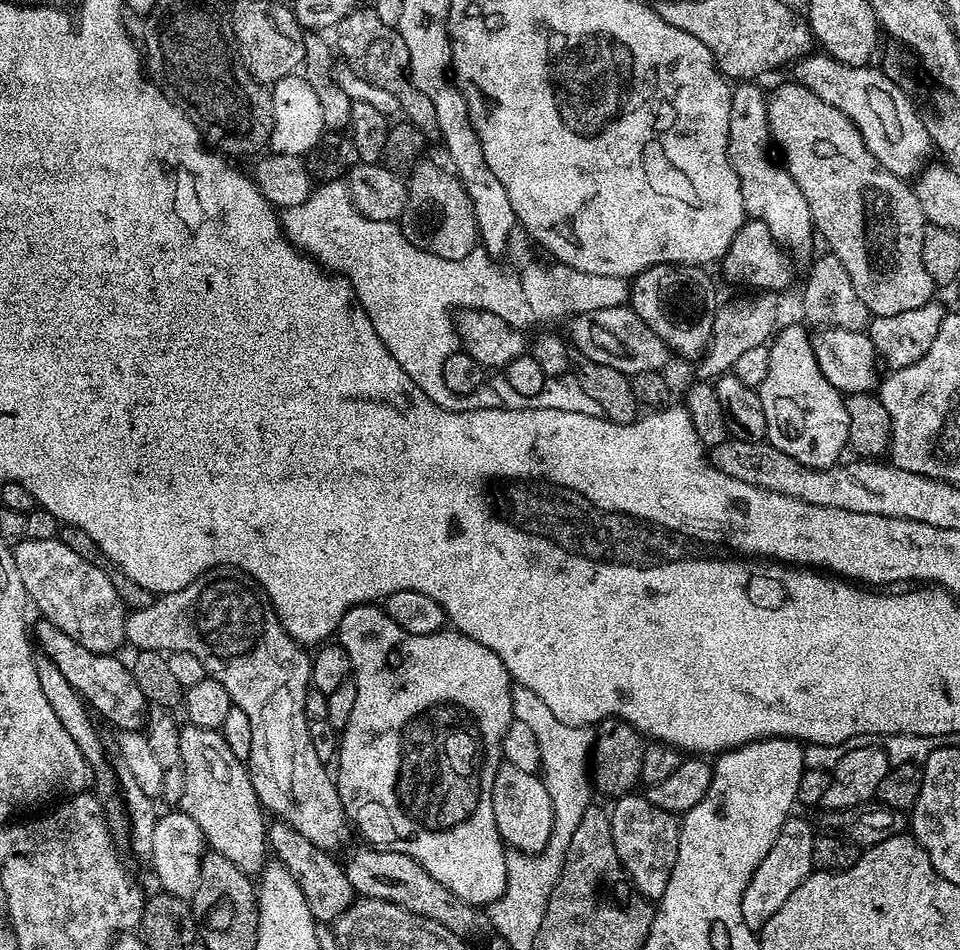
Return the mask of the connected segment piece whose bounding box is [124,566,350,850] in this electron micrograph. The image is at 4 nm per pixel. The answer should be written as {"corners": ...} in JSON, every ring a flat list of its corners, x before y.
{"corners":[[221,566,219,568,211,568,209,572,204,572,200,575,194,582,190,582,190,586,182,586,182,590,174,590,173,592,165,592,159,598,153,599,153,602,150,606,146,606,145,608,138,608,127,613,128,621,126,622,126,634,124,635,125,641,130,645,133,644,133,649,139,650,141,652,163,652,165,654,169,652,185,652,186,654,194,654,194,658,198,658,198,662,202,662,202,666,204,667,205,673,211,679,217,680,218,682,222,682,222,686,226,686,226,694,230,694,230,698,232,699,232,703,238,710,243,710,246,714,246,718,250,718,250,758,246,761,248,765,248,773,250,774,250,782,254,786,254,790,256,791,256,797,260,800,260,807,267,810,269,813,272,812,277,821,283,822,285,824,289,824,294,830,298,830,298,834,302,834,302,838,310,838,310,842,314,842,314,846,318,846,319,848,323,848,325,850,337,850,336,848,340,848,344,843,348,840,348,828,350,832,350,821,347,816,344,814,344,807,342,806,342,802,338,798,338,790,336,789,336,781,334,779,333,773,329,771,329,769,321,762,318,758,317,752,314,750,314,742,310,742,310,730,306,730,306,710,304,707,306,706,306,694,310,691,310,685,312,683,312,656,309,655,305,649,296,641,292,636,289,636,288,632,282,626,282,622,278,618,278,614,272,608,271,602,268,600,268,596,264,592,263,588,257,584,255,578,253,576,247,576,245,572,241,572,239,568,234,568,231,566]]}

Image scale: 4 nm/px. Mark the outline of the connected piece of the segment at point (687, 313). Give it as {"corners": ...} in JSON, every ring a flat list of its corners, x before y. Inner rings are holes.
{"corners":[[659,264,631,277,630,306,666,342,669,353,699,358,708,347,718,299,711,278,704,272,703,267,690,264]]}

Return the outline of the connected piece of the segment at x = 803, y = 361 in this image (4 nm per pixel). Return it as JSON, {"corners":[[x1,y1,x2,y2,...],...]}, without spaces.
{"corners":[[786,324,773,335,768,344,770,370,766,370,766,378,758,389,762,398,762,410,766,410,766,430,768,431,766,440,772,447,794,458,794,462,802,466,831,468,843,457,840,455,848,448,850,422,846,418,844,396,837,388,830,386,830,382,826,382,826,374,818,370,818,358,814,358,812,349,812,336,810,332,807,332,809,329,799,328,796,324]]}

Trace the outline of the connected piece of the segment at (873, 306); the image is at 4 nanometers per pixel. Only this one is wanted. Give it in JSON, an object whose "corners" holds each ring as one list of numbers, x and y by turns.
{"corners":[[795,82,780,84,773,90,772,96,770,92,767,102,768,129,772,131,771,143,775,147,776,144,780,147,780,152,784,155,784,160,782,159,783,167,788,169,790,178,794,178,794,182,798,182,798,190,802,190,802,194,810,206,812,222,819,239,821,236,828,243,827,251,836,256,838,262,842,262,842,266,846,266,846,274,850,274,850,282,854,282,854,291,858,294,858,298,862,298,862,302,866,302,869,313,872,316,903,314,906,310,918,310,918,306,929,303,933,299,934,285,930,274,926,274,926,270,922,266,922,238,924,237,926,221,922,214,922,206,918,206,918,198,915,191,910,187,909,181,890,174,890,170,886,170,881,166,878,158,874,158,874,154,870,154,862,134,854,126,854,122,849,116,842,114,842,110,830,106,830,102,822,102,822,98,818,98,818,94,806,90,802,85]]}

